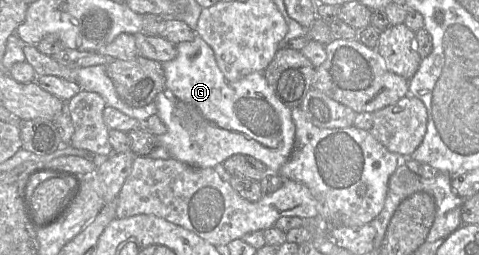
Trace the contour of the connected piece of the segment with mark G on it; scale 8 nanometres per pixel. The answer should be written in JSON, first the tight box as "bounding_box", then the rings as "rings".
{"bounding_box":[154,35,295,172],"rings":[[[195,35],[193,40],[187,42],[181,42],[176,45],[177,55],[176,57],[167,62],[162,63],[162,67],[165,74],[165,84],[163,90],[158,93],[154,99],[154,103],[157,107],[156,115],[159,116],[161,121],[166,126],[166,133],[157,137],[157,146],[162,146],[167,149],[170,154],[170,158],[174,158],[180,162],[186,163],[191,166],[200,168],[213,168],[217,164],[223,164],[223,162],[232,155],[243,154],[252,156],[255,159],[263,162],[270,172],[278,172],[281,166],[288,160],[295,138],[295,125],[291,117],[291,109],[284,106],[279,99],[275,96],[273,90],[269,87],[266,78],[261,72],[253,72],[240,80],[235,82],[229,82],[224,78],[224,75],[217,66],[216,59],[213,50],[210,46],[198,35]]]}

